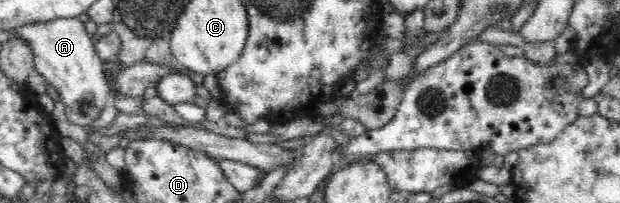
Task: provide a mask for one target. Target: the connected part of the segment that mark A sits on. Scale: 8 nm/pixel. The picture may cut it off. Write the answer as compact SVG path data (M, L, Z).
M79 17L54 19L18 27L16 37L23 38L34 53L35 69L54 87L65 105L68 120L76 126L88 126L110 103L109 81L104 76L103 60L96 52L93 38Z

